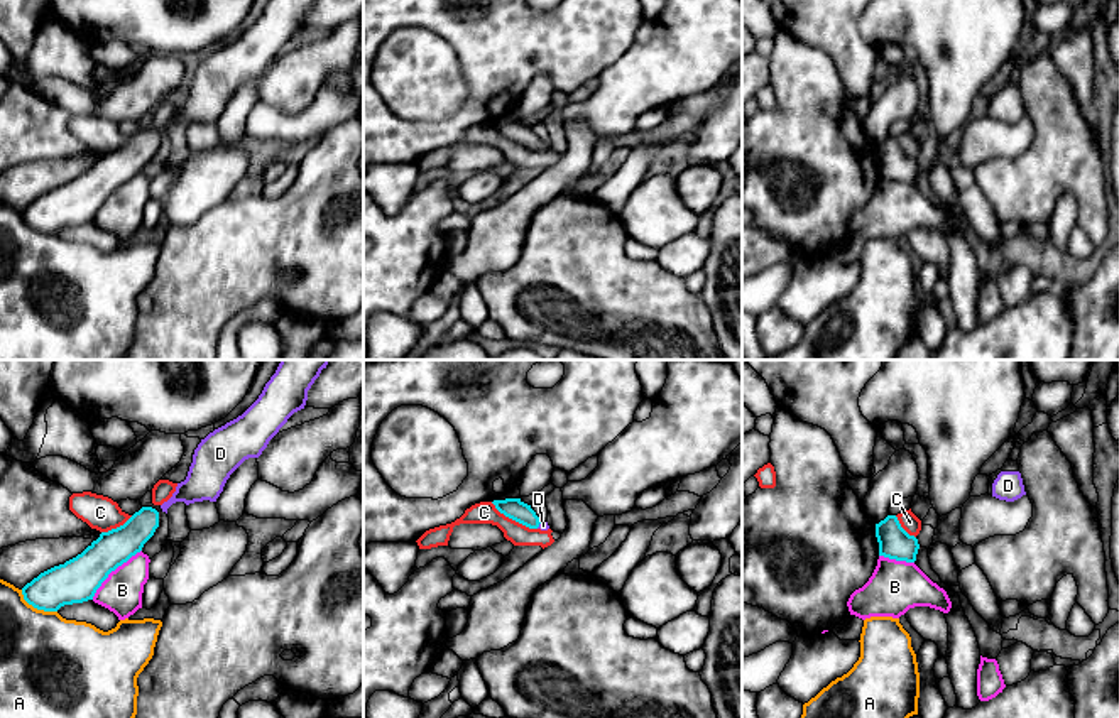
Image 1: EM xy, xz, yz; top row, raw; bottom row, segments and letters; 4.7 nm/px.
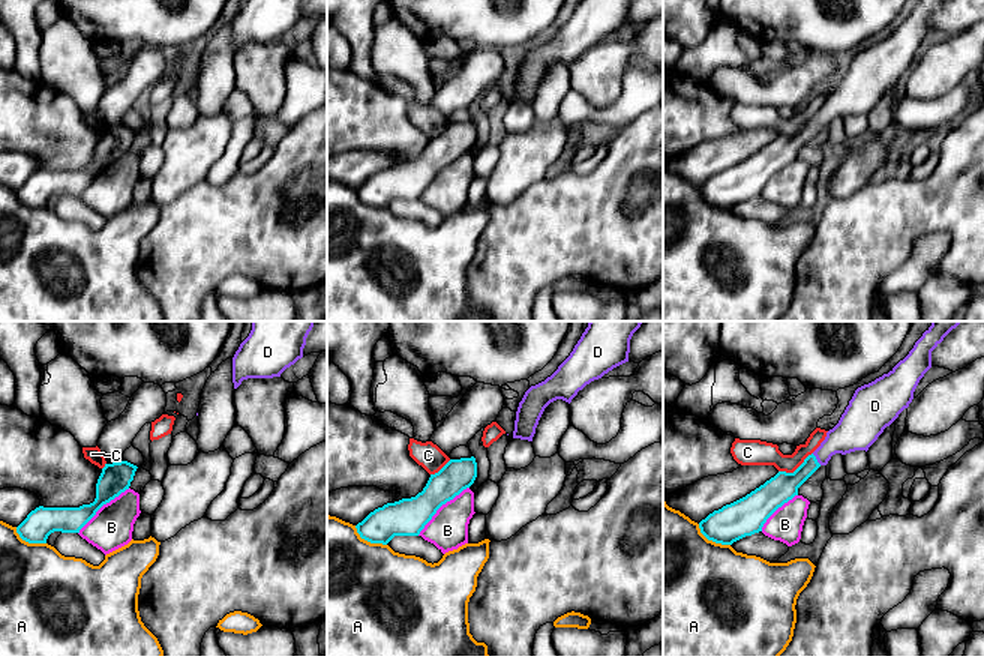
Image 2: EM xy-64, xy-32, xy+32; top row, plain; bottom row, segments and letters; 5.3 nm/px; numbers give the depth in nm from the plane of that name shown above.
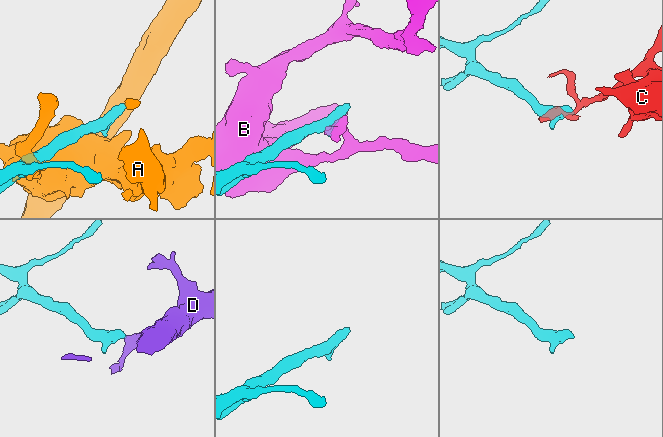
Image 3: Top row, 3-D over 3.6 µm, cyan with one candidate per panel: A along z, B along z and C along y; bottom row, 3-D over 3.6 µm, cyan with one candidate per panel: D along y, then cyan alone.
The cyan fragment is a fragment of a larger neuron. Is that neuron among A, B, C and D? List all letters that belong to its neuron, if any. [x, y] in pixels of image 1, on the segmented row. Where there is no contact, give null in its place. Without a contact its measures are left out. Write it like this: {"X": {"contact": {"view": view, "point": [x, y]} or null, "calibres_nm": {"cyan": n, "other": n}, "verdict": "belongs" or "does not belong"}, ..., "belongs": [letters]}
{"A": {"contact": {"view": "xy", "point": [36, 607]}, "calibres_nm": {"cyan": 200, "other": 420}, "verdict": "does not belong"}, "B": {"contact": {"view": "xy", "point": [112, 570]}, "calibres_nm": {"cyan": 200, "other": 190}, "verdict": "does not belong"}, "C": {"contact": {"view": "xz", "point": [514, 519]}, "calibres_nm": {"cyan": 100, "other": 110}, "verdict": "does not belong"}, "D": {"contact": {"view": "xz", "point": [538, 526]}, "calibres_nm": {"cyan": 100, "other": 50}, "verdict": "belongs"}, "belongs": ["D"]}

